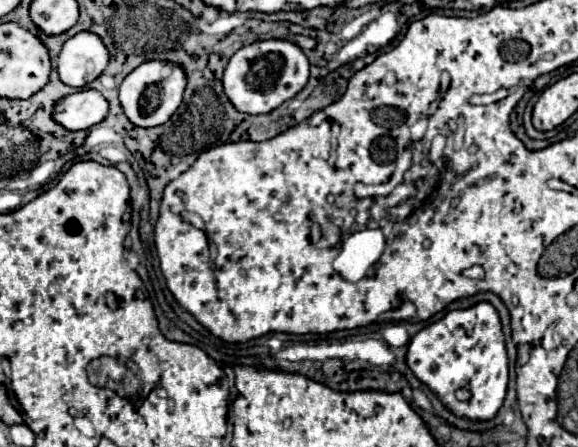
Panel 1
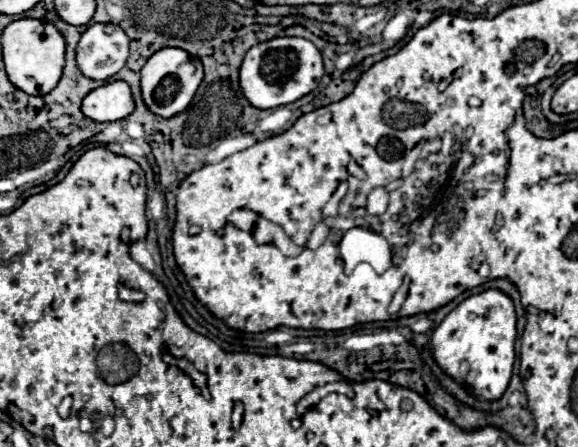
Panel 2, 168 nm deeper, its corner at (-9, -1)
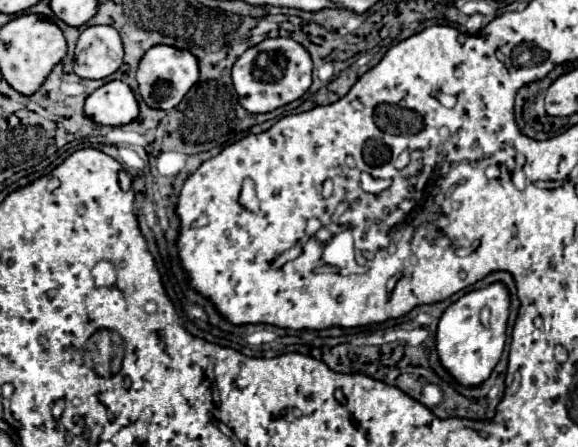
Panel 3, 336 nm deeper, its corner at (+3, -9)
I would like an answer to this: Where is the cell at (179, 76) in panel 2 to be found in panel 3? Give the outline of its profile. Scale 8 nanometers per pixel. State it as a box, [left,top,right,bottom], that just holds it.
[136,45,198,111]

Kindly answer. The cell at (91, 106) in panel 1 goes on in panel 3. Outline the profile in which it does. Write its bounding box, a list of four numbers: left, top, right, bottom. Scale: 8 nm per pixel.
[84,81,138,125]

